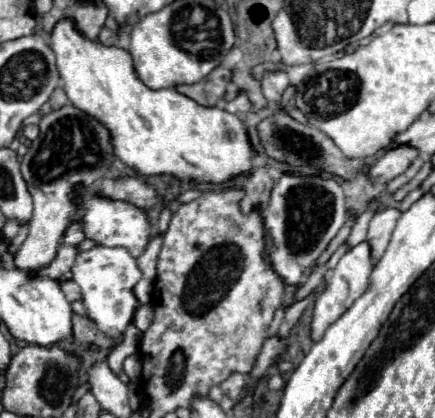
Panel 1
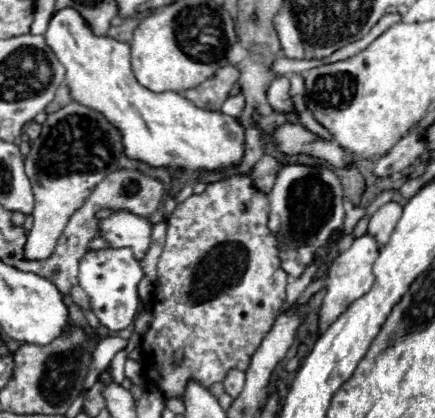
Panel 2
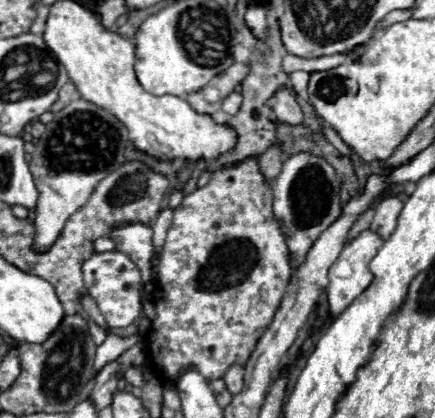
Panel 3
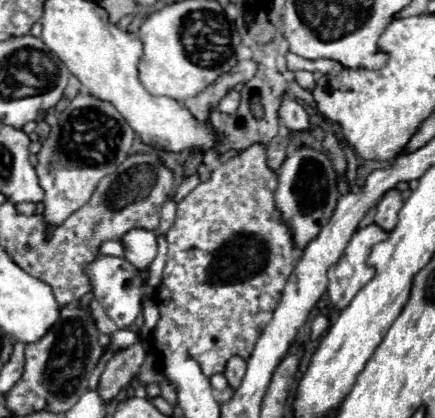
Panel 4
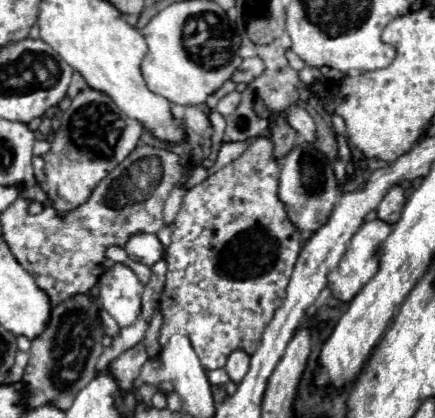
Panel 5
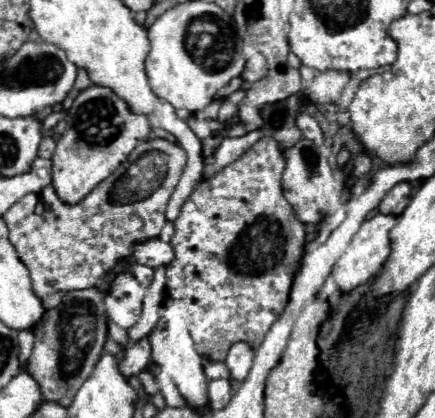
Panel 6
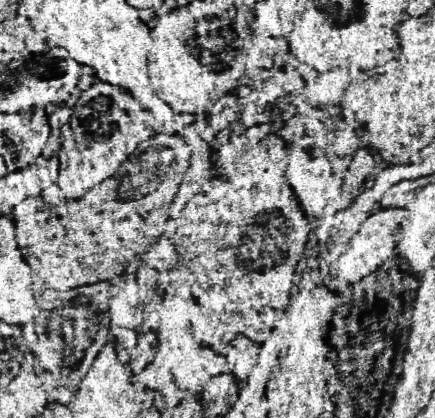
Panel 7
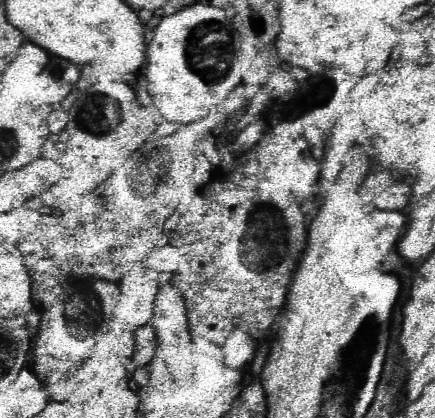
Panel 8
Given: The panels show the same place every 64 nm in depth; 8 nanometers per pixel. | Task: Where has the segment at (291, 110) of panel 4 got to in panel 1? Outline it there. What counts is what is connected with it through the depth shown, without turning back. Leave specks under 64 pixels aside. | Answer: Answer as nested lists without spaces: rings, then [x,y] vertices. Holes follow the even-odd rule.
[[[270,72],[270,74],[264,74],[262,76],[262,92],[264,92],[264,98],[268,102],[274,102],[274,104],[280,104],[280,98],[284,94],[284,90],[288,88],[290,80],[284,72]]]

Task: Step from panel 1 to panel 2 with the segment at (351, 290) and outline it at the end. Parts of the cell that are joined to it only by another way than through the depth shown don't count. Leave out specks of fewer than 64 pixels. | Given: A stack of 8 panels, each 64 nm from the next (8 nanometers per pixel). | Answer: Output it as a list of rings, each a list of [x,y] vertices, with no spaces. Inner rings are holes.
[[[364,234],[364,236],[356,238],[354,244],[332,262],[332,266],[328,268],[326,296],[324,296],[324,302],[320,308],[320,332],[324,332],[344,312],[344,308],[348,308],[364,292],[368,292],[368,288],[372,288],[372,284],[374,284],[372,264],[376,260],[378,252],[380,252],[380,244],[370,234]]]

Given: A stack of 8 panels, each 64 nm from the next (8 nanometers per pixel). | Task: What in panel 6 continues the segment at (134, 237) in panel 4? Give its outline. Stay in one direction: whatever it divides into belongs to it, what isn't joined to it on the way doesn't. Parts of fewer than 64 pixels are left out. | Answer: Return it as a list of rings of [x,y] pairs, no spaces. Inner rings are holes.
[[[154,238],[148,240],[144,244],[134,246],[134,254],[132,260],[138,264],[146,264],[150,268],[160,268],[160,266],[168,266],[168,246],[166,242]]]

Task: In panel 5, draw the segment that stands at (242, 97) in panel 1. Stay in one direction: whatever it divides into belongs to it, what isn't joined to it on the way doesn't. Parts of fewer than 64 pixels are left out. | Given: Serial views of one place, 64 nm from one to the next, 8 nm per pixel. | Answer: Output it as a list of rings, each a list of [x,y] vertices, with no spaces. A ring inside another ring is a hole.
[[[234,90],[234,92],[230,92],[230,94],[226,94],[220,102],[218,102],[218,106],[216,106],[216,110],[222,114],[222,116],[230,116],[236,108],[238,108],[238,104],[240,104],[240,92],[238,90]]]

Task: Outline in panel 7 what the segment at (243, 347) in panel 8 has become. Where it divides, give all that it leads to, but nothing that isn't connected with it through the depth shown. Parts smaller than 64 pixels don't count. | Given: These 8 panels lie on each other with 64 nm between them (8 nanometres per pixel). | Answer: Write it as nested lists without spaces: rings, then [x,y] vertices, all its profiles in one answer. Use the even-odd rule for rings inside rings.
[[[234,336],[226,348],[224,348],[224,356],[228,360],[228,366],[230,366],[230,372],[236,376],[236,378],[246,378],[252,364],[256,362],[256,356],[258,356],[258,346],[254,342],[250,342],[248,338],[244,336]]]

